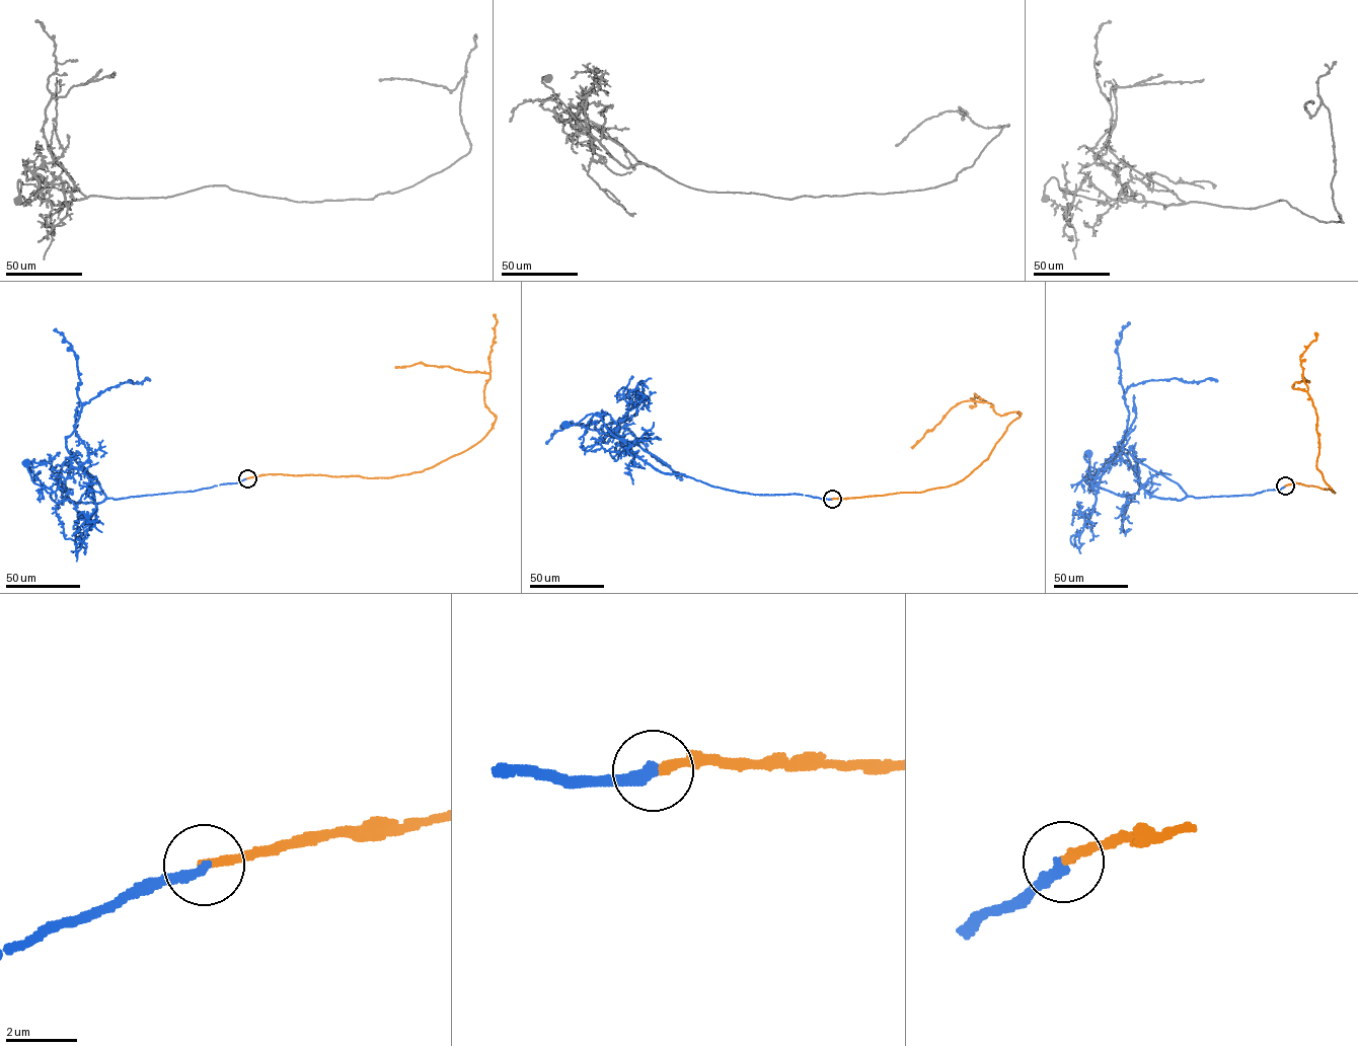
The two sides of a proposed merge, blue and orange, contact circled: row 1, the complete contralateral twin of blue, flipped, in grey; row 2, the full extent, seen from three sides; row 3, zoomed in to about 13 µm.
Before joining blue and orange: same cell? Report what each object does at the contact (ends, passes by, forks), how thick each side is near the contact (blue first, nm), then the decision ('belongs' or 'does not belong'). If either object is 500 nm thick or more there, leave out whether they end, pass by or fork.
blue ends | orange ends | 280/280 nm | does not belong

